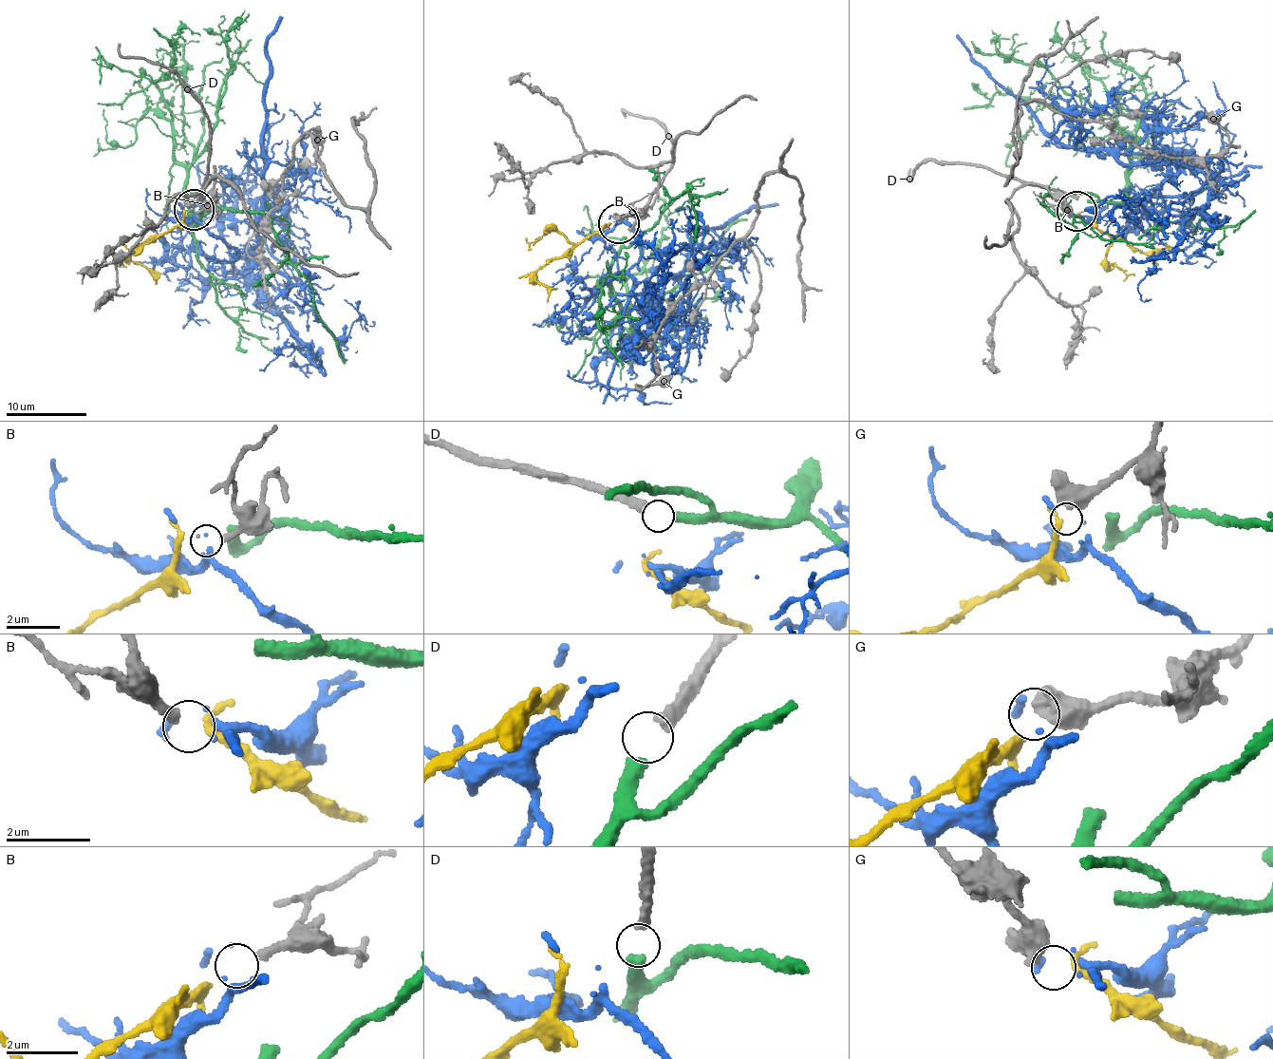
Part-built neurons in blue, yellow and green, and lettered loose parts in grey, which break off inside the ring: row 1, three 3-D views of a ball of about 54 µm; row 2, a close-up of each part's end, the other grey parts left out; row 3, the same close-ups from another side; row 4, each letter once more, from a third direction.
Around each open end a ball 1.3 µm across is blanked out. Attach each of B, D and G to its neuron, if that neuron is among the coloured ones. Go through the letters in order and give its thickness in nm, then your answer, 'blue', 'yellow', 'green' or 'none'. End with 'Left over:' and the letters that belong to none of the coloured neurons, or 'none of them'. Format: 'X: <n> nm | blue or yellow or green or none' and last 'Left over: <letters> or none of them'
B: 220 nm | blue
D: 280 nm | green
G: 440 nm | none
Left over: G

